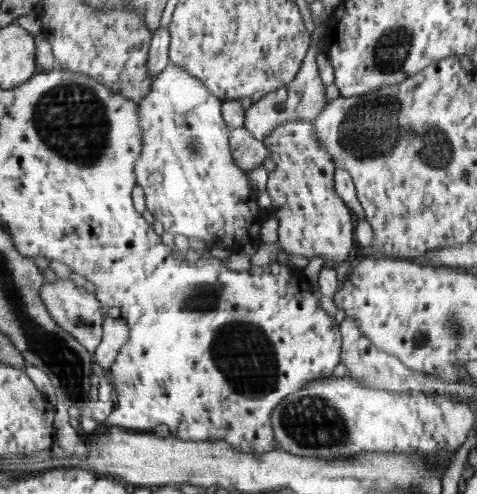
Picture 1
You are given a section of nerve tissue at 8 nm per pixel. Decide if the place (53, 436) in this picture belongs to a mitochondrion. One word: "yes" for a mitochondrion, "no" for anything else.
no

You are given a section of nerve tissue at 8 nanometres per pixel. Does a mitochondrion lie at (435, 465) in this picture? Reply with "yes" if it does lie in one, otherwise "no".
no

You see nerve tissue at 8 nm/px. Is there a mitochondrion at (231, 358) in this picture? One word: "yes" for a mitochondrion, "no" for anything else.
yes

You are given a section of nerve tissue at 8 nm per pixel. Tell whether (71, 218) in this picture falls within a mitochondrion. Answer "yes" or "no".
no

